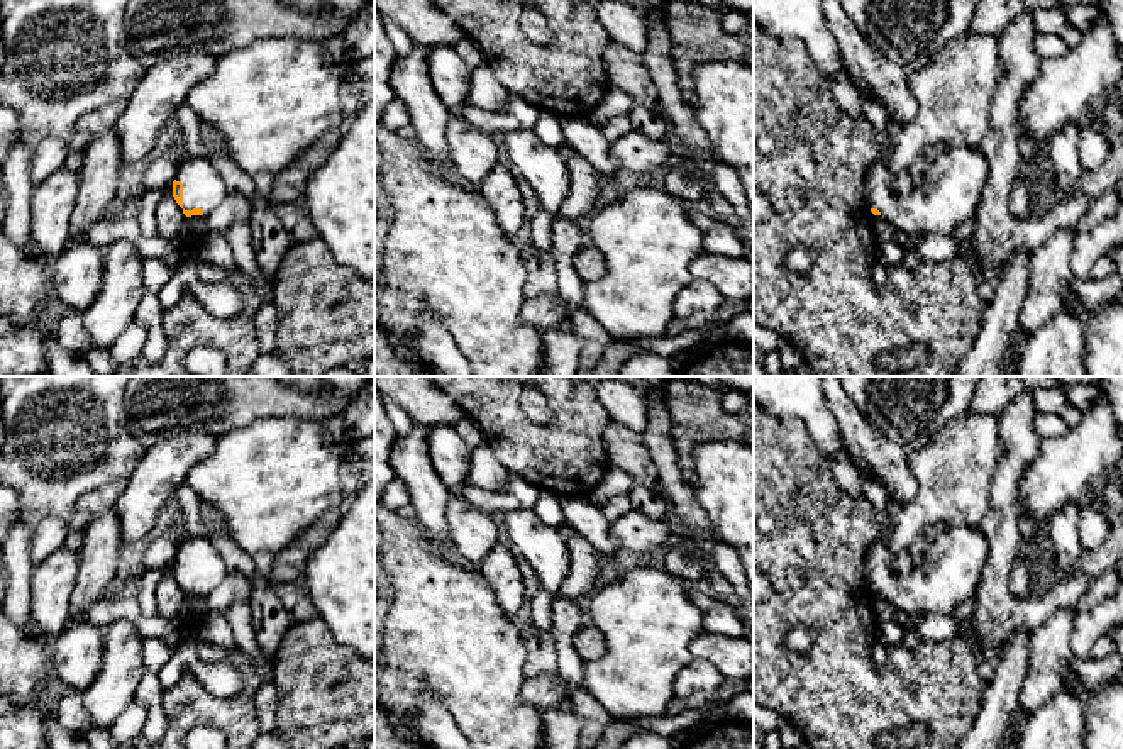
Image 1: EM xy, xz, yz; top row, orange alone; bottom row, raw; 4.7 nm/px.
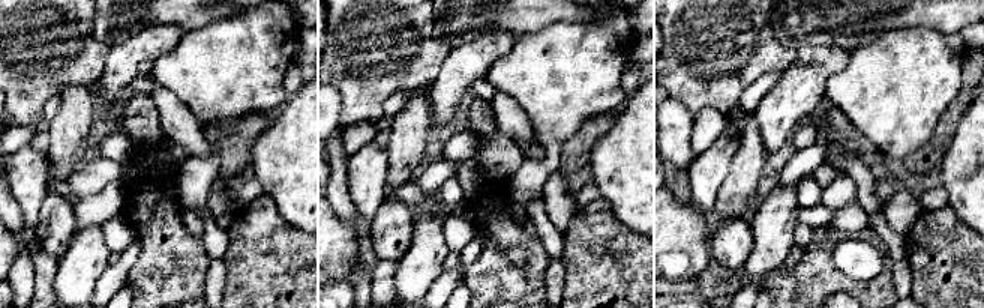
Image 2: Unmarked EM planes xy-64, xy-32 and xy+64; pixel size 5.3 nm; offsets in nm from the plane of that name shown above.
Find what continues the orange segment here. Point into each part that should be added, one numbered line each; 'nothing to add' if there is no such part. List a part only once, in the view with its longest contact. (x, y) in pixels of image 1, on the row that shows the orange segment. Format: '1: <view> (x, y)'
1: xy (204, 188)

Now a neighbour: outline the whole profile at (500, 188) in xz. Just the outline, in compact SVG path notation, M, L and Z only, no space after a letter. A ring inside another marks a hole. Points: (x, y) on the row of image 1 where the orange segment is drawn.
M496 163L476 190L491 207L501 230L508 237L515 236L523 225L525 208L518 183L510 168Z

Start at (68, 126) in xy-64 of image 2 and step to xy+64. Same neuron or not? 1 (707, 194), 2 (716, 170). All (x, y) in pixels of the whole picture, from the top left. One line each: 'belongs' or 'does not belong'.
1: does not belong
2: does not belong

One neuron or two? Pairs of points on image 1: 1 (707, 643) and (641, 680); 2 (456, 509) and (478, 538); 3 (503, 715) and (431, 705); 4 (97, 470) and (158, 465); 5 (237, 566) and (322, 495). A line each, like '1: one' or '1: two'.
1: two
2: one
3: two
4: two
5: two

